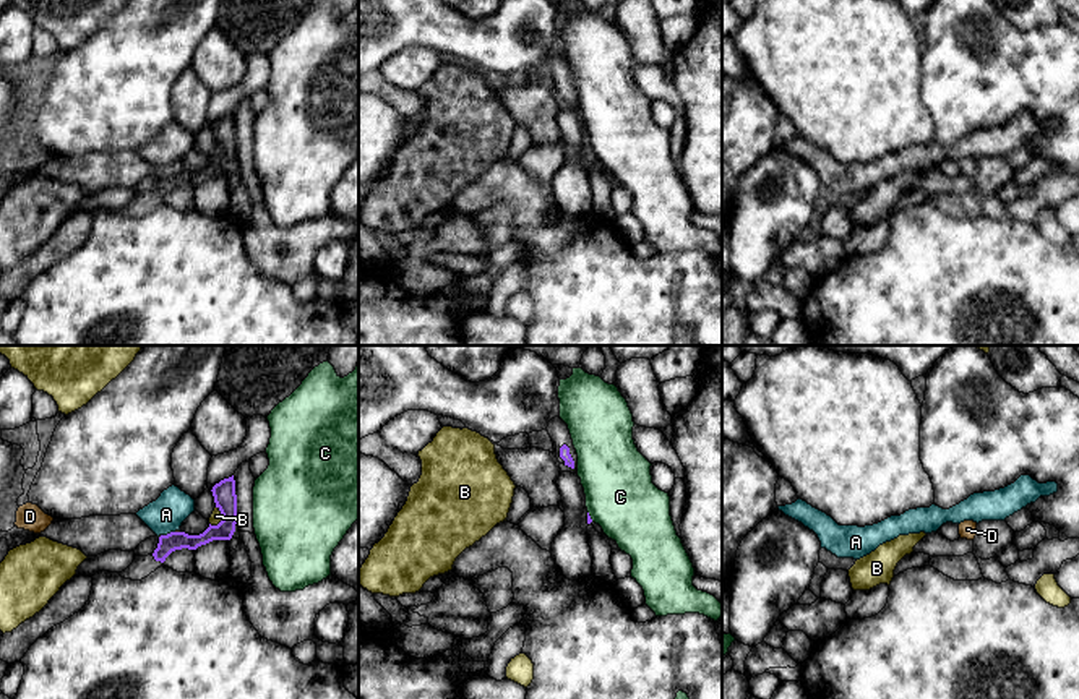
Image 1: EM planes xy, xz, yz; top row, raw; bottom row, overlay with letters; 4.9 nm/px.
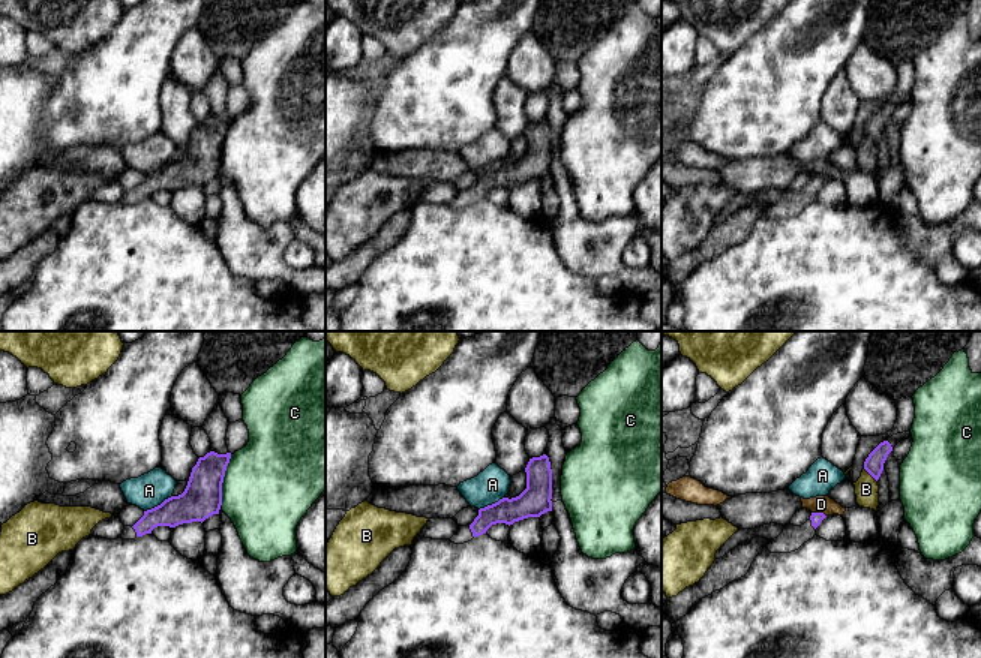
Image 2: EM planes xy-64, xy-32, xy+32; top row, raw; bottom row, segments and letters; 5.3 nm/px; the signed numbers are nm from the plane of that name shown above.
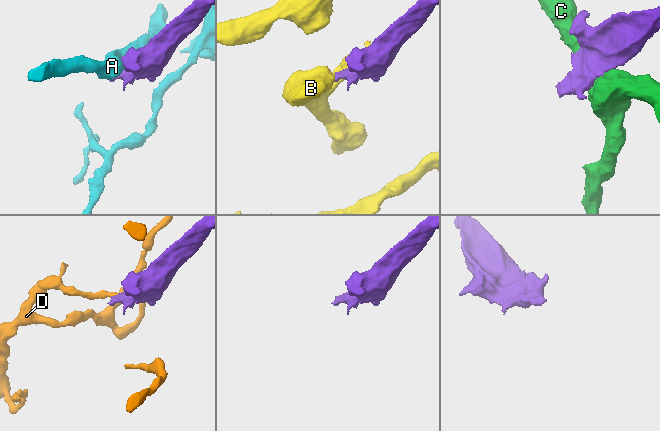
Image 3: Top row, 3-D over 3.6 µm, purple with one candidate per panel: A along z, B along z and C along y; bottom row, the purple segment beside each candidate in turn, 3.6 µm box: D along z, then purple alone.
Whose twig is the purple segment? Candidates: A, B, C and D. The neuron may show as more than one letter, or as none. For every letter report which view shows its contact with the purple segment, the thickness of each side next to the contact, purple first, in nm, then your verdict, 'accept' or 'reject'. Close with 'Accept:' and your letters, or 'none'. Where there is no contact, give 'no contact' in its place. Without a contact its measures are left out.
A: xy | 100/180 nm | reject
B: xy | 110/60 nm | reject
C: xz | 20/360 nm | reject
D: xy | 100/20 nm | reject
Accept: none

